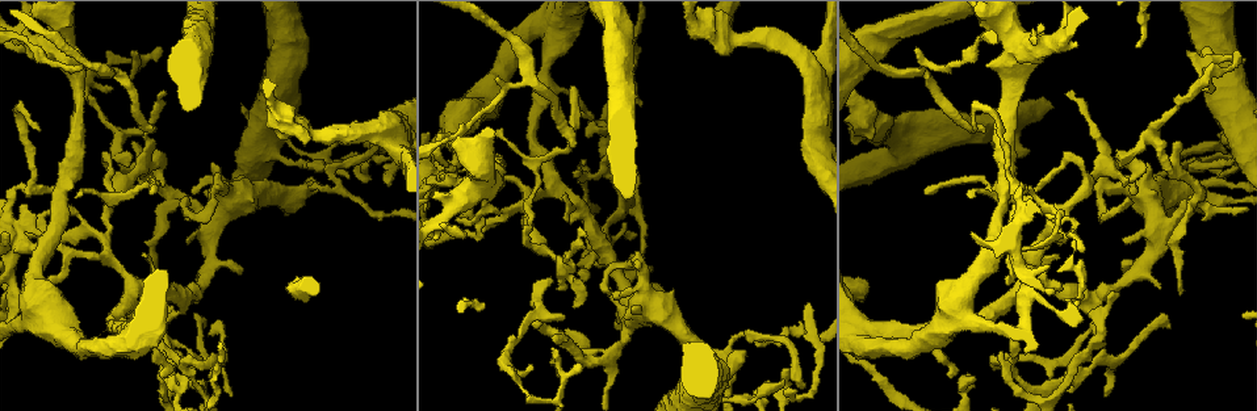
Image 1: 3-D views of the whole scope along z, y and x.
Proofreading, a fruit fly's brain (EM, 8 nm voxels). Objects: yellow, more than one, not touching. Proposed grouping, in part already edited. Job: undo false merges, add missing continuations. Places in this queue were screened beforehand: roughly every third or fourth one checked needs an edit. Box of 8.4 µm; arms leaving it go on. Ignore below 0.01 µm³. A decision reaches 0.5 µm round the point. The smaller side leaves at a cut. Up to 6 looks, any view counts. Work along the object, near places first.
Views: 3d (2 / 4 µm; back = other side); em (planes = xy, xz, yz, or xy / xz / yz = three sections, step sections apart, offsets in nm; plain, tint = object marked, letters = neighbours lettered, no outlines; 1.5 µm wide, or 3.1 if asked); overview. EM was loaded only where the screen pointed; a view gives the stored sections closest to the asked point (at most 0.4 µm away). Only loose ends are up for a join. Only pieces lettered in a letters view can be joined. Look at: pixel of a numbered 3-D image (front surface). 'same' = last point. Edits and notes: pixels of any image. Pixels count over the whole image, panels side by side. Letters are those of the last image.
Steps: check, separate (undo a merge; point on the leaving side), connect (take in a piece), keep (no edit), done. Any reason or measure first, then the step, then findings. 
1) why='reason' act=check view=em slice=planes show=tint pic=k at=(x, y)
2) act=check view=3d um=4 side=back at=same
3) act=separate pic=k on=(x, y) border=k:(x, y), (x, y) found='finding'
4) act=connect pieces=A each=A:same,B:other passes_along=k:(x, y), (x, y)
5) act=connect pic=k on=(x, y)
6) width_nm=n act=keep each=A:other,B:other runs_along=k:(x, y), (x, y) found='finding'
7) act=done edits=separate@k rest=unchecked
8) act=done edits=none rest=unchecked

why='a fork' act=check view=em slice=planes show=letters pic=1 at=(529, 80)

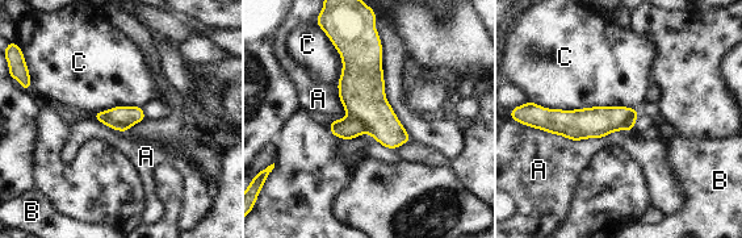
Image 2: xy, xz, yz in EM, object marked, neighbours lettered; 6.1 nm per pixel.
width_nm=140 act=separate pic=2 on=(348, 128) each=A:other,B:other,C:other found='a second neuron is stuck on'

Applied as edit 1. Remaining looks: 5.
why='tapers out' act=check view=3d um=4 pic=1 at=(974, 128)

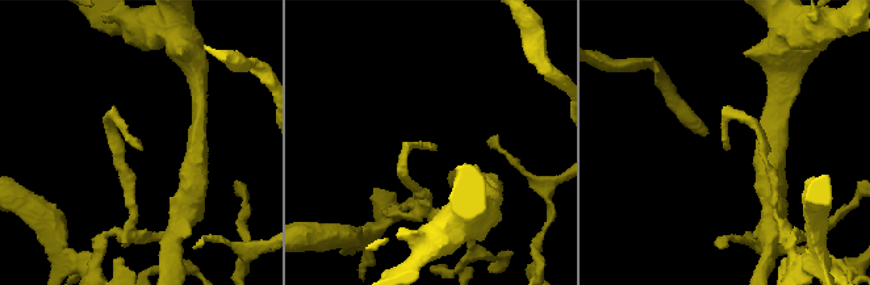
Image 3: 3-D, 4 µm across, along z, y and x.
why='need the tissue' act=check view=em slice=yz step=8 show=letters pic=3 at=(142, 150)

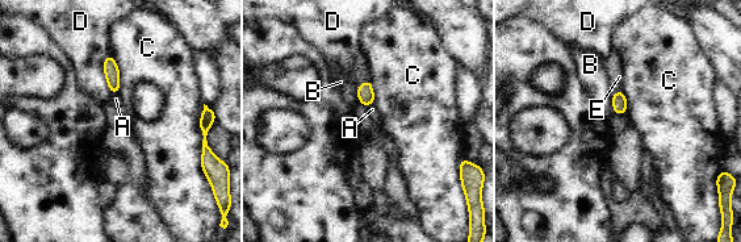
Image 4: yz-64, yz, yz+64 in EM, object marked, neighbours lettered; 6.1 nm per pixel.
why='cut it another way' act=check view=em slice=xy step=4 show=letters at=same

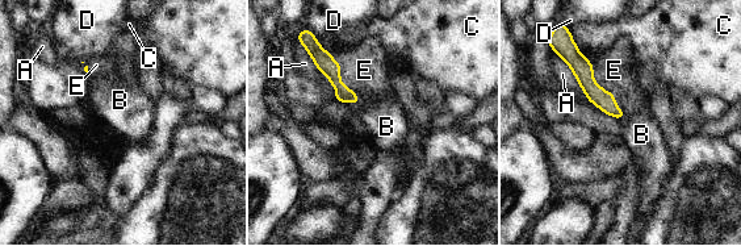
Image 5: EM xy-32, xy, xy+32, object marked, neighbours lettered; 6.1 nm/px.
act=connect pieces=E each=A:other,B:other,C:other,D:other,E:same passes_along=5:(582, 69), (602, 88), (614, 70) found='it goes on there'

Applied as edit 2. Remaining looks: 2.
act=done edits=separate@2,connect@5 rest=unchecked

